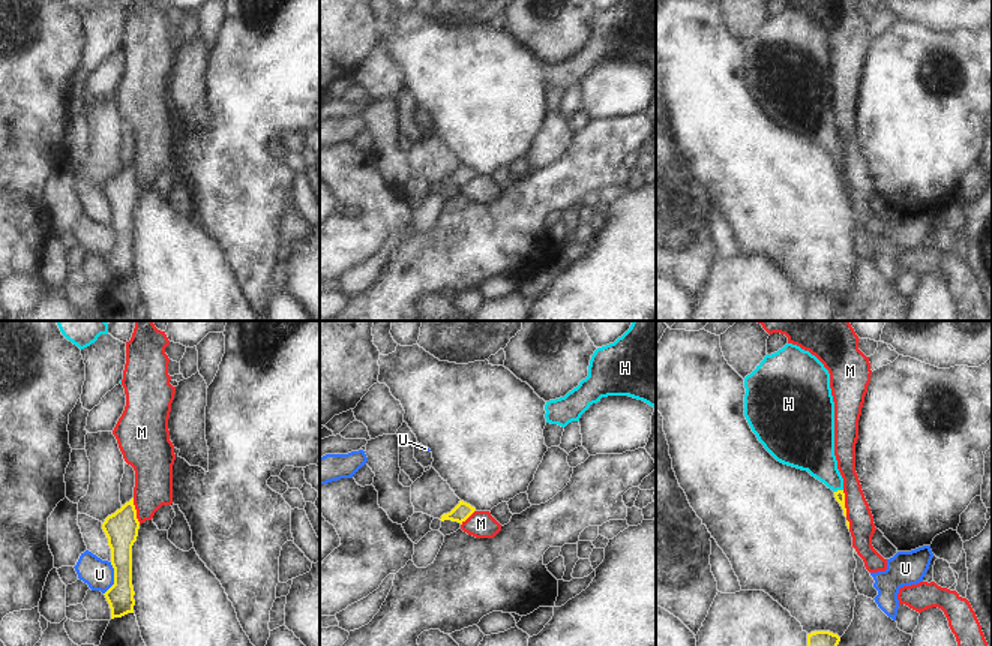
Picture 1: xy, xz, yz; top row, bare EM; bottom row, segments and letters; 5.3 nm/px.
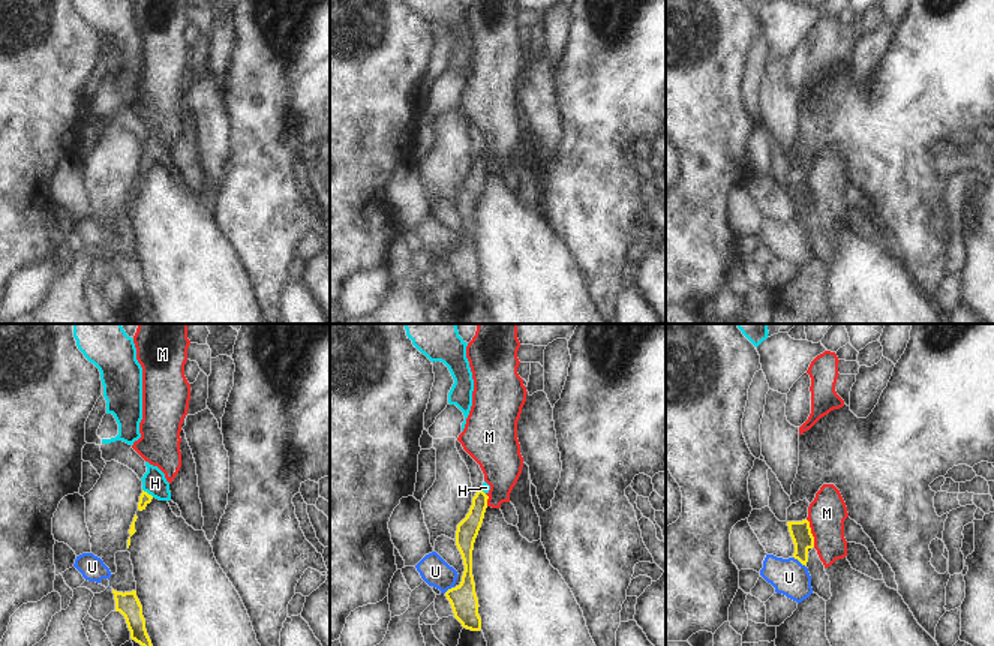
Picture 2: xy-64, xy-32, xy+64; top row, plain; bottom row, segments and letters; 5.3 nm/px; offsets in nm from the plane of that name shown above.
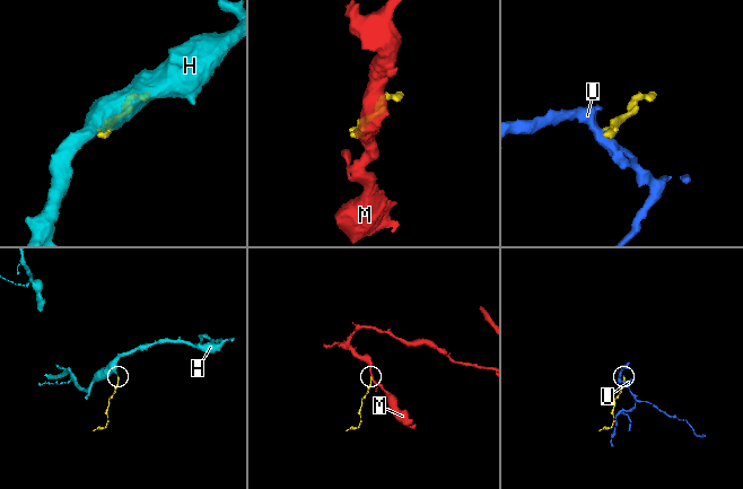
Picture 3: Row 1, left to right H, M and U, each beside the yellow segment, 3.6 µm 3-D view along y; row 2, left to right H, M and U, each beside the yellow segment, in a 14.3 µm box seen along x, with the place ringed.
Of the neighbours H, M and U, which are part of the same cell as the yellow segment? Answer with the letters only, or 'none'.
H

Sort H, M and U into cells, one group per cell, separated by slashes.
H / M / U

